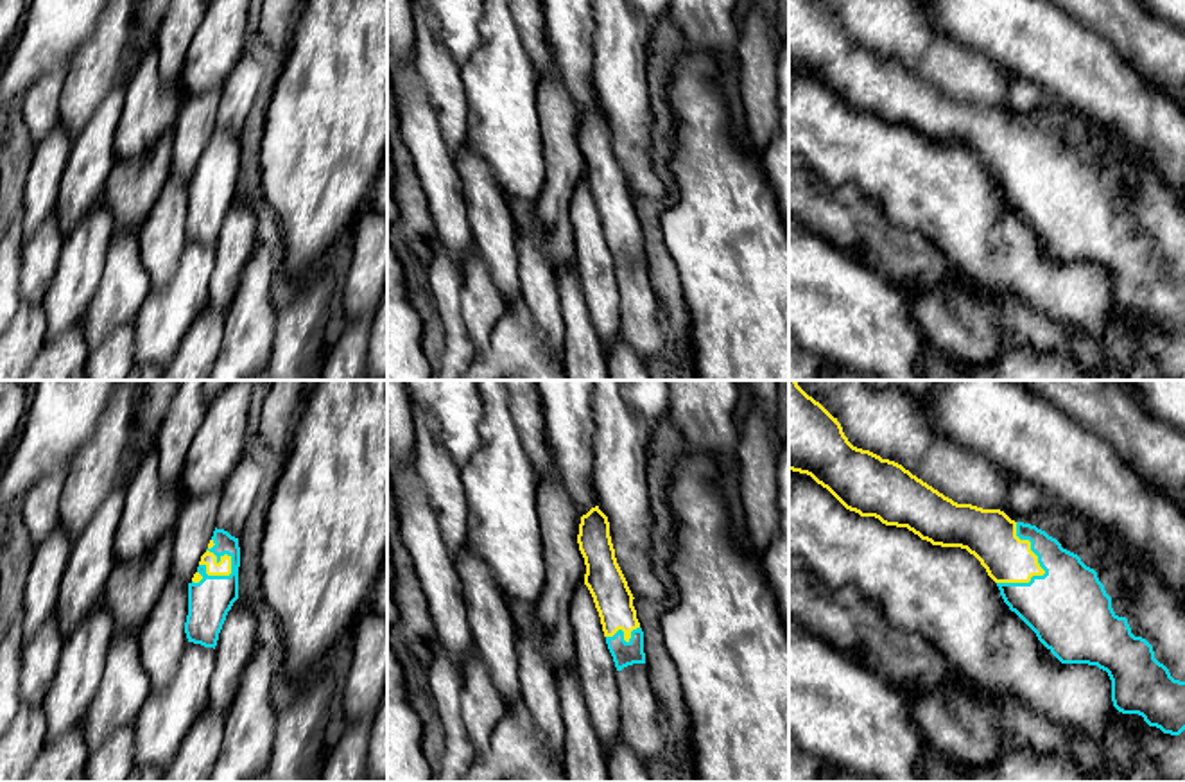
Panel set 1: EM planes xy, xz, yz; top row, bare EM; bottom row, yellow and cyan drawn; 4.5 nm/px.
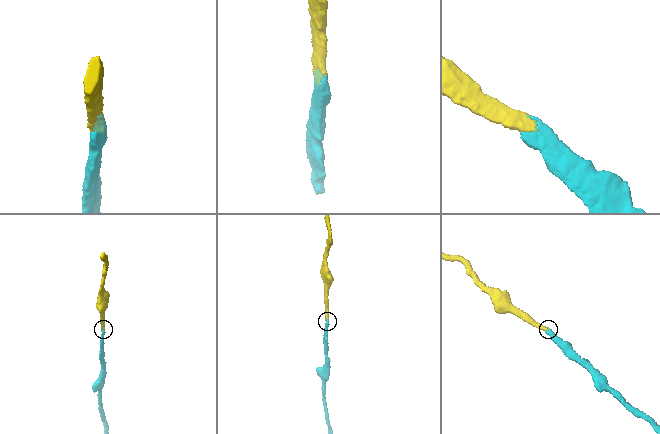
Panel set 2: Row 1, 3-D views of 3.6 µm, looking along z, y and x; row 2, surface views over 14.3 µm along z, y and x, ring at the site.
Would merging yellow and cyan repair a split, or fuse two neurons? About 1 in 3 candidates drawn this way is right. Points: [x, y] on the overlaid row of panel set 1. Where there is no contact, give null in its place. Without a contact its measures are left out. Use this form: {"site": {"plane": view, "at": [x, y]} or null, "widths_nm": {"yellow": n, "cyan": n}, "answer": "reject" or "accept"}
{"site": {"plane": "yz", "at": [1042, 569]}, "widths_nm": {"yellow": 220, "cyan": 360}, "answer": "accept"}

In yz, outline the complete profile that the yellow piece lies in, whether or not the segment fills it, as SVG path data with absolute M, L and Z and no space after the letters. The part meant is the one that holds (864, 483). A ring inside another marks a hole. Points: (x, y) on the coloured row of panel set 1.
M789 380L789 470L810 475L861 517L907 527L932 545L966 549L997 583L1009 610L1061 664L1088 664L1108 673L1119 712L1138 714L1163 734L1180 735L1185 730L1185 682L1174 680L1155 658L1153 646L1135 637L1128 619L1113 612L1111 597L1094 569L1036 526L1015 522L1000 509L957 504L902 465L853 447L837 418L796 380Z

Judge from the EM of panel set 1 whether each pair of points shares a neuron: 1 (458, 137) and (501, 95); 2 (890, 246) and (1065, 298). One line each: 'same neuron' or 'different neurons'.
1: different neurons
2: different neurons

